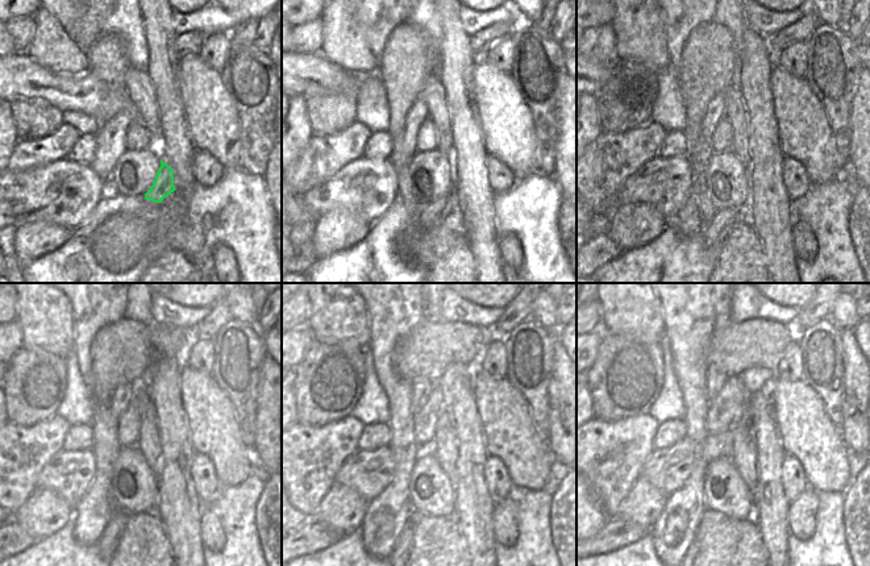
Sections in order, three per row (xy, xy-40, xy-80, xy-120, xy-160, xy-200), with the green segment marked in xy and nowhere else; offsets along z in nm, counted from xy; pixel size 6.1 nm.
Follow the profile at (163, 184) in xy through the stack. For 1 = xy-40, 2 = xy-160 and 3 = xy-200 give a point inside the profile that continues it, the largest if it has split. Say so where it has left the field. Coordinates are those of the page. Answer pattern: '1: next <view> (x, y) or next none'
1: next xy-40 (446, 212)
2: next xy-160 (402, 548)
3: next xy-200 (692, 549)

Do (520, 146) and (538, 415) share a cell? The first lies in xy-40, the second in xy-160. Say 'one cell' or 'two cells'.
two cells

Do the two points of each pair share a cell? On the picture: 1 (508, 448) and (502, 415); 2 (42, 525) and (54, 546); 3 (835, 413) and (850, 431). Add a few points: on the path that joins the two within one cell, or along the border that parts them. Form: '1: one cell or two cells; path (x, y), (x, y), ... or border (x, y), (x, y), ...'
1: one cell; path (508, 440), (507, 423)
2: two cells; border (70, 520), (58, 531), (37, 540)
3: two cells; border (841, 390), (841, 425), (839, 428)

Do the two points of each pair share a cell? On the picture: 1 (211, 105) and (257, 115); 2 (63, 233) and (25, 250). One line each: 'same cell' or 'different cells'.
1: different cells
2: same cell

